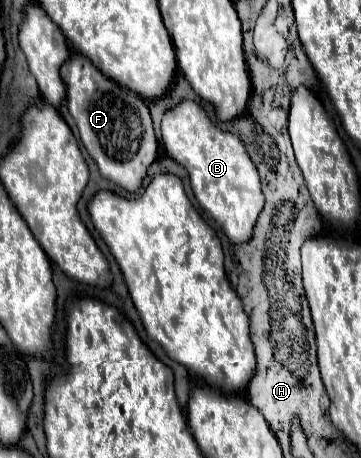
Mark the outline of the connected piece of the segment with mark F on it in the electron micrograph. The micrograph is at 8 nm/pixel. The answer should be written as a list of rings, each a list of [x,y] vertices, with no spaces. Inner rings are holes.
[[[74,53],[64,63],[62,79],[68,91],[68,111],[76,119],[80,139],[90,157],[96,161],[100,175],[130,193],[138,191],[142,179],[146,177],[146,169],[158,155],[158,141],[154,135],[152,119],[142,97],[104,77],[80,53]]]

